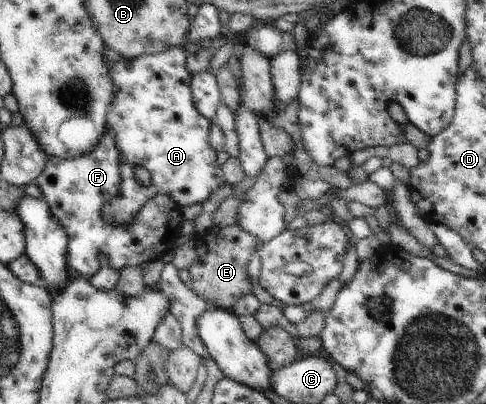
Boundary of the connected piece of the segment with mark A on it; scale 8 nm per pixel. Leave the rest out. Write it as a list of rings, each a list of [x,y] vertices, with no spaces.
[[[183,45],[167,51],[140,55],[127,59],[111,47],[103,48],[104,58],[114,85],[113,99],[107,110],[106,127],[114,134],[115,145],[119,150],[119,174],[121,185],[119,192],[102,207],[102,220],[108,226],[131,226],[136,215],[152,198],[167,194],[181,208],[195,203],[203,203],[211,193],[219,191],[227,184],[222,167],[217,164],[217,152],[211,147],[209,132],[212,121],[203,117],[192,100],[190,88],[192,73],[187,67],[188,52]]]

